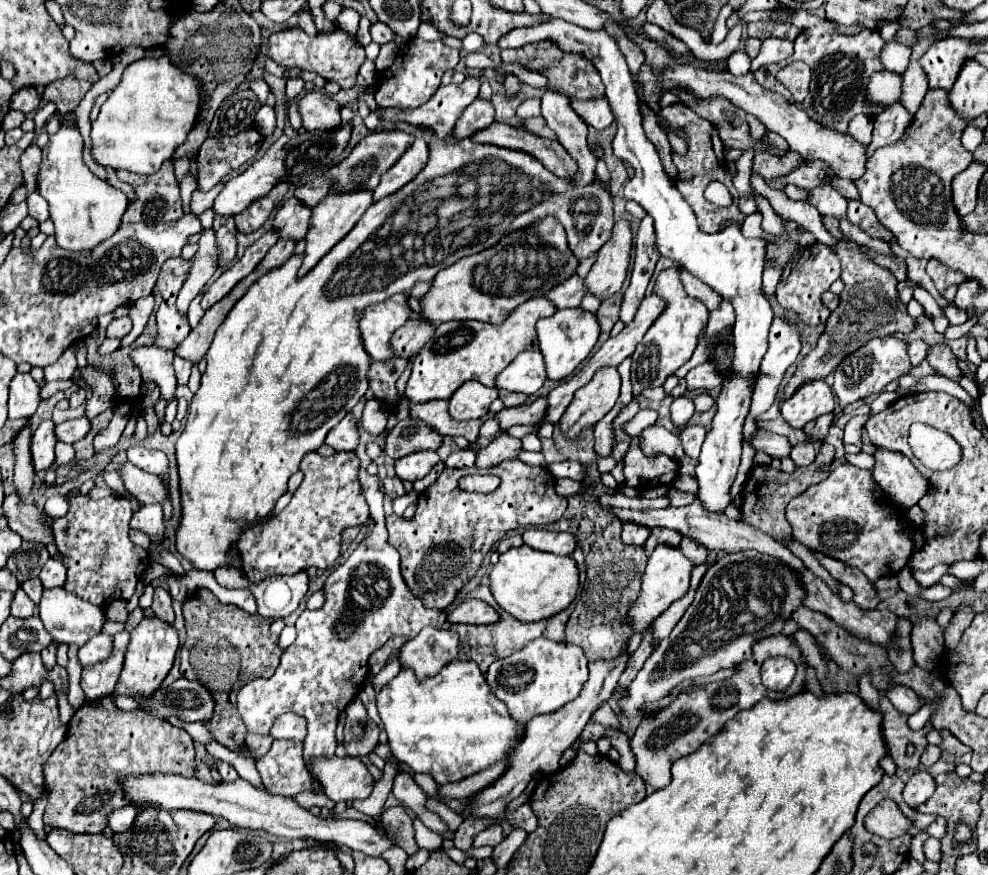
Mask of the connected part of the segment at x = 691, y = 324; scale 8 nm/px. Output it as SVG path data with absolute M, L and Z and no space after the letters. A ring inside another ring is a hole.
M669 268L669 270L661 272L653 292L657 296L661 296L667 302L667 306L665 306L663 314L655 320L655 324L647 330L647 334L643 336L643 340L639 342L639 346L633 352L633 356L639 356L643 360L643 362L635 362L635 372L631 368L633 394L637 392L637 396L645 388L663 386L667 376L675 374L677 368L681 368L691 358L691 354L693 354L693 350L695 350L695 346L699 342L699 334L705 330L707 318L709 318L709 310L705 308L705 304L699 302L697 298L687 296L687 292L683 290L677 268Z

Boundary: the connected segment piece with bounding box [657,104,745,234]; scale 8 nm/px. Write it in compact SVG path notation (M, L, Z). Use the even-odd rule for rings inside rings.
M675 104L675 106L667 106L667 108L661 108L657 112L657 122L663 124L663 126L669 126L673 132L677 130L685 130L687 138L685 138L685 144L687 144L687 152L683 156L679 156L677 152L673 152L673 164L677 166L679 170L679 176L675 180L675 188L681 192L681 196L685 198L685 202L693 208L693 212L697 212L697 224L701 230L705 230L707 234L715 234L717 230L721 230L721 224L723 222L733 222L733 224L743 224L745 216L739 212L739 196L733 188L733 182L731 182L731 174L727 170L727 164L725 164L725 158L723 158L723 146L719 142L719 136L717 136L717 129L708 121L703 120L694 111L687 106L681 106L681 104ZM709 182L723 182L731 196L733 196L733 204L729 208L717 208L715 204L707 202L703 192L707 188Z

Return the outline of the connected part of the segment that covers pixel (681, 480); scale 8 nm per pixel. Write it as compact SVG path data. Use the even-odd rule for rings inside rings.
M677 476L675 482L673 482L673 488L681 490L681 492L697 492L697 482L695 478L689 478L689 476Z

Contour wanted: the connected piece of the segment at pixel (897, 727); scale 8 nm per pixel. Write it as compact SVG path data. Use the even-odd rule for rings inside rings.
M881 696L879 712L883 716L883 738L891 748L891 756L893 756L895 764L901 766L901 768L917 768L919 766L919 756L923 754L923 750L927 746L925 734L929 732L931 722L927 722L925 728L913 732L907 726L905 714L895 710L887 696ZM909 744L913 744L913 748L915 748L913 756L907 756L907 746Z

